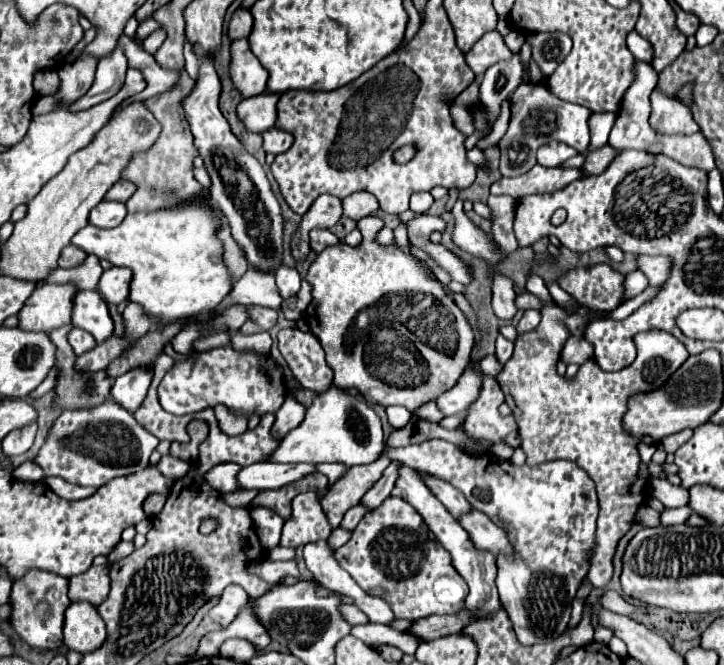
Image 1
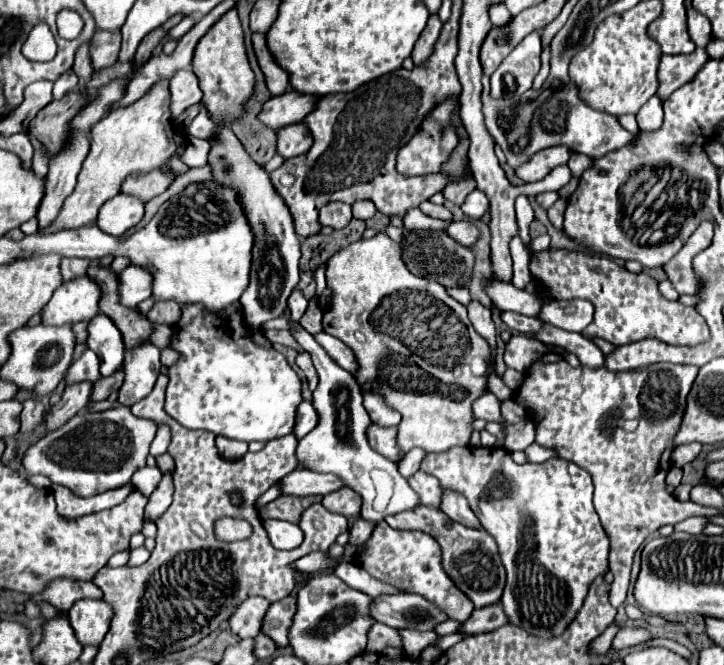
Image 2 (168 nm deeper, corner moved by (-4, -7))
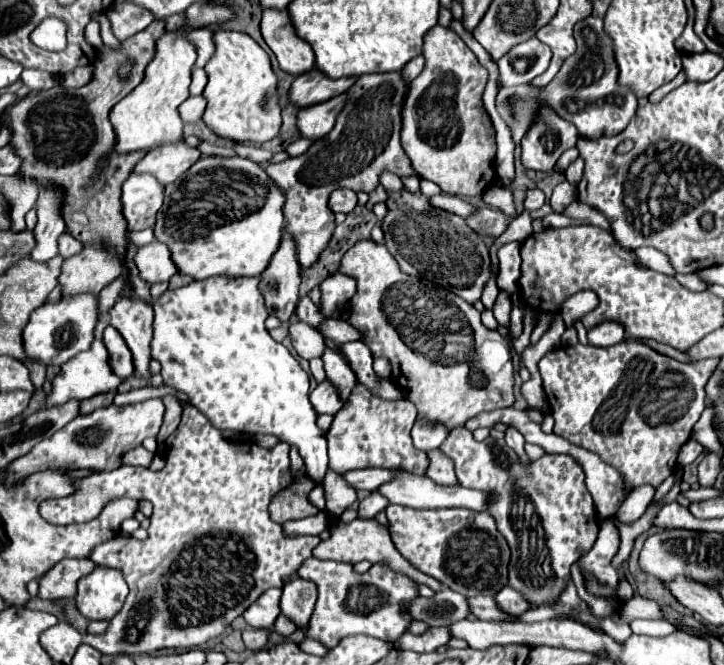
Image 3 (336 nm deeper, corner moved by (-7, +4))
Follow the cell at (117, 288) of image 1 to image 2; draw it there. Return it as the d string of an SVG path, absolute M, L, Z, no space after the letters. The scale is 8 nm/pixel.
M128 266L118 274L118 296L126 308L136 308L152 296L152 276L140 266Z

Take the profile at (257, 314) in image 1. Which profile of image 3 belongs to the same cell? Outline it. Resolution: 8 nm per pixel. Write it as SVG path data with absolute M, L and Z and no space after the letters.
M293 323L289 327L289 337L293 341L293 347L297 351L297 355L305 361L311 361L315 357L323 355L325 343L323 343L323 335L317 333L315 329L311 329L305 323Z

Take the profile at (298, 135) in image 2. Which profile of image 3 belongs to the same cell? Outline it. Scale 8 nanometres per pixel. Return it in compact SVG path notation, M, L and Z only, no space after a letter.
M347 93L301 109L299 119L297 119L297 127L299 127L301 135L307 139L325 137L333 129L335 117L337 117L339 109L343 109L345 103L347 103Z

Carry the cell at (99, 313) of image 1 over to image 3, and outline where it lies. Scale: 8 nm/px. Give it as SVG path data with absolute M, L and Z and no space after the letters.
M109 325L105 329L105 333L103 333L103 341L105 341L105 347L107 347L109 357L111 357L111 369L113 369L113 373L119 375L119 377L123 377L123 379L135 375L131 351L129 351L127 343L123 341L123 337L117 333L117 329L113 329Z

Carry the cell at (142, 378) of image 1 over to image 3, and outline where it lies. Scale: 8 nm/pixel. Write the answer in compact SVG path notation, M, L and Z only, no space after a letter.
M123 293L121 299L109 311L109 323L121 333L129 345L135 361L135 373L141 377L149 375L151 361L151 337L153 337L153 307L151 303L141 301L129 293Z

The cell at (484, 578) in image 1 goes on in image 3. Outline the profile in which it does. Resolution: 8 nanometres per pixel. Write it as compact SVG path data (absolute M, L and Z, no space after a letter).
M389 505L385 509L389 519L389 533L395 549L415 569L435 577L445 587L465 595L495 595L507 585L509 545L497 531L495 519L485 511L485 529L475 533L475 511L469 509L411 509L403 505Z

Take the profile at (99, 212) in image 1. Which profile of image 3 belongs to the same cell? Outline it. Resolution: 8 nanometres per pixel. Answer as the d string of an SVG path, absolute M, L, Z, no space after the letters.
M131 173L123 183L123 215L131 231L155 225L155 215L163 205L163 185L149 173Z

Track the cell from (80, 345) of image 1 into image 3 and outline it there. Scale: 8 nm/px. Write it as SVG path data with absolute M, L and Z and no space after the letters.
M93 341L93 345L91 345L89 351L77 353L75 357L71 357L71 361L67 361L67 363L61 365L59 375L53 379L53 391L45 397L45 401L43 401L43 405L39 409L57 407L57 405L63 405L63 403L71 401L71 399L83 401L83 399L89 399L89 397L95 397L95 395L101 395L101 393L117 391L117 387L121 383L123 383L123 379L115 377L115 373L111 373L109 353L107 353L103 341Z

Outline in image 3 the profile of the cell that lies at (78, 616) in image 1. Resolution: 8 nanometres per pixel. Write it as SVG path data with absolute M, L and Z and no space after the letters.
M95 567L77 583L77 607L87 619L113 619L125 603L127 583L119 569Z

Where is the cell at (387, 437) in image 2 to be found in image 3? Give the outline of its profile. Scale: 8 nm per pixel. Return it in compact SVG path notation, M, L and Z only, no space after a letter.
M357 383L351 391L351 397L343 405L327 431L329 443L329 469L337 473L347 473L353 469L367 469L367 467L401 467L415 475L425 475L427 469L427 455L415 449L411 441L411 427L415 423L417 409L407 399L387 401L383 397L373 395L365 385Z

